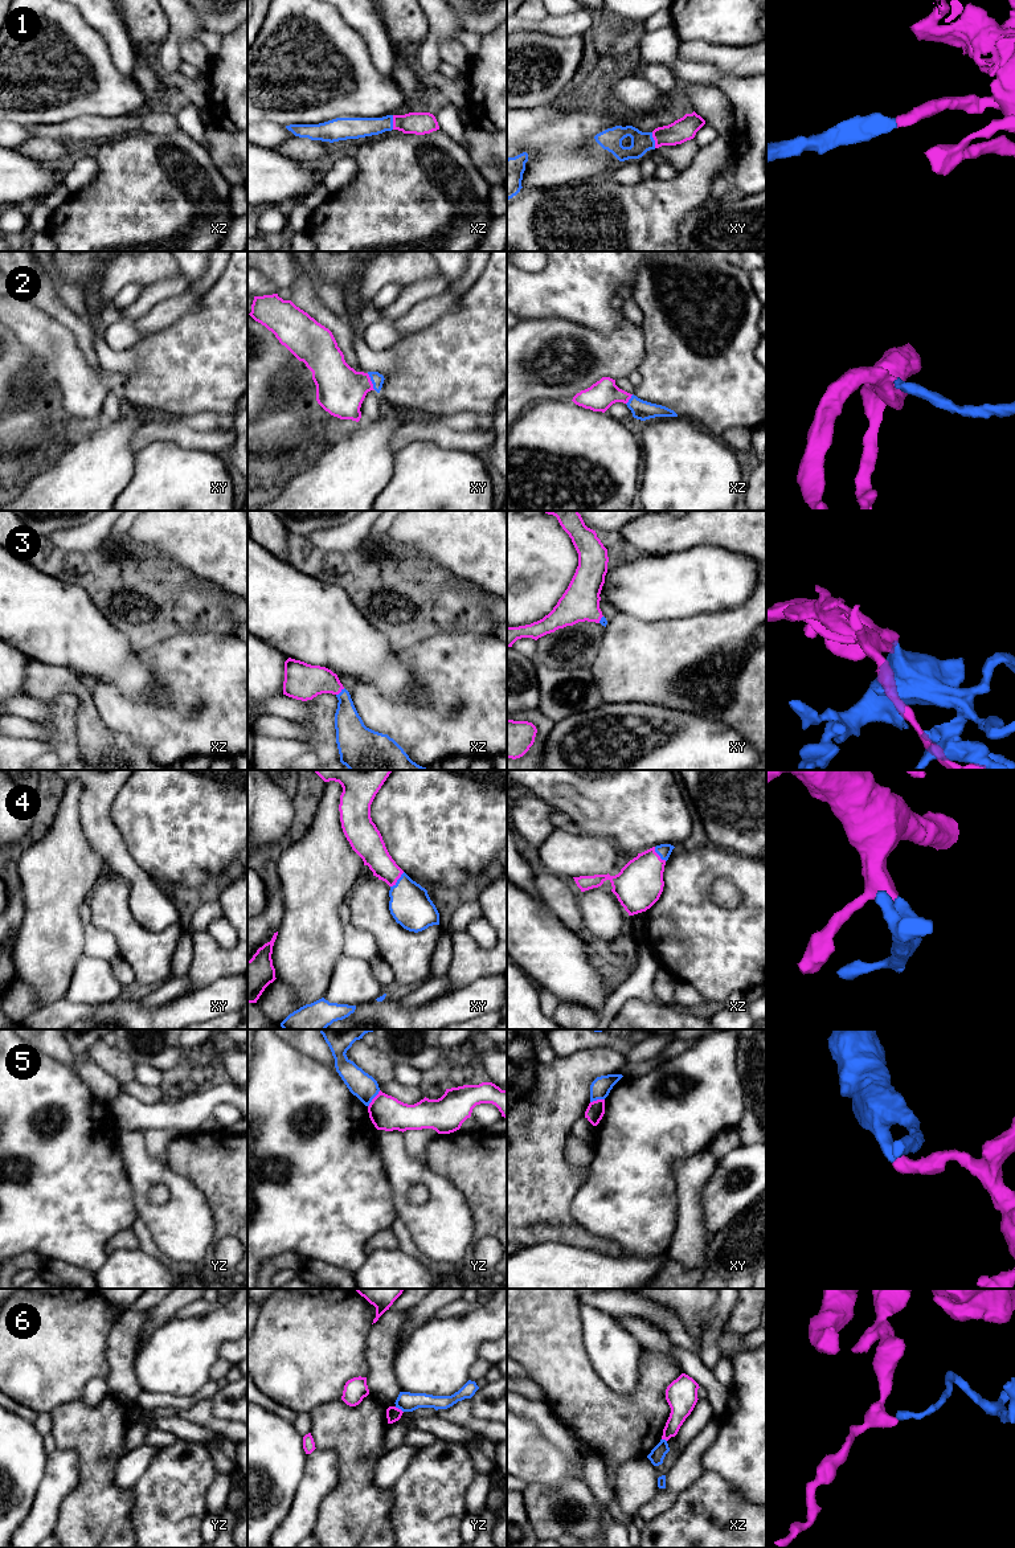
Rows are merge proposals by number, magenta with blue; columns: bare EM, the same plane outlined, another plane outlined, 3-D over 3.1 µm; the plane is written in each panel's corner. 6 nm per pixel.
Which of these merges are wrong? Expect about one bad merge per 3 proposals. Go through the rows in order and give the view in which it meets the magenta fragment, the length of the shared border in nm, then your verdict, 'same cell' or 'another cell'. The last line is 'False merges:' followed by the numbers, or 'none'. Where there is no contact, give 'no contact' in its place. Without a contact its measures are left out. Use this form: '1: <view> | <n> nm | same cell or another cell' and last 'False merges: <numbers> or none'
1: xy | 100 nm | same cell
2: xy | 120 nm | same cell
3: xz | 70 nm | same cell
4: xy | 130 nm | same cell
5: yz | 130 nm | another cell
6: yz | 70 nm | another cell
False merges: 5, 6

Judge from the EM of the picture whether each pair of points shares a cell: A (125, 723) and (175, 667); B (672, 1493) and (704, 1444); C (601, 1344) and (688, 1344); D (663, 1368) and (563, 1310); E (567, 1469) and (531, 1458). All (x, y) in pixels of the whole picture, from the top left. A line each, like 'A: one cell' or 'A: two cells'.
A: one cell
B: one cell
C: two cells
D: one cell
E: one cell

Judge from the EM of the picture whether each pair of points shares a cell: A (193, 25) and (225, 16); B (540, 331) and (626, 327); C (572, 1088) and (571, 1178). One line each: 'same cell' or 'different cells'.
A: different cells
B: same cell
C: same cell

